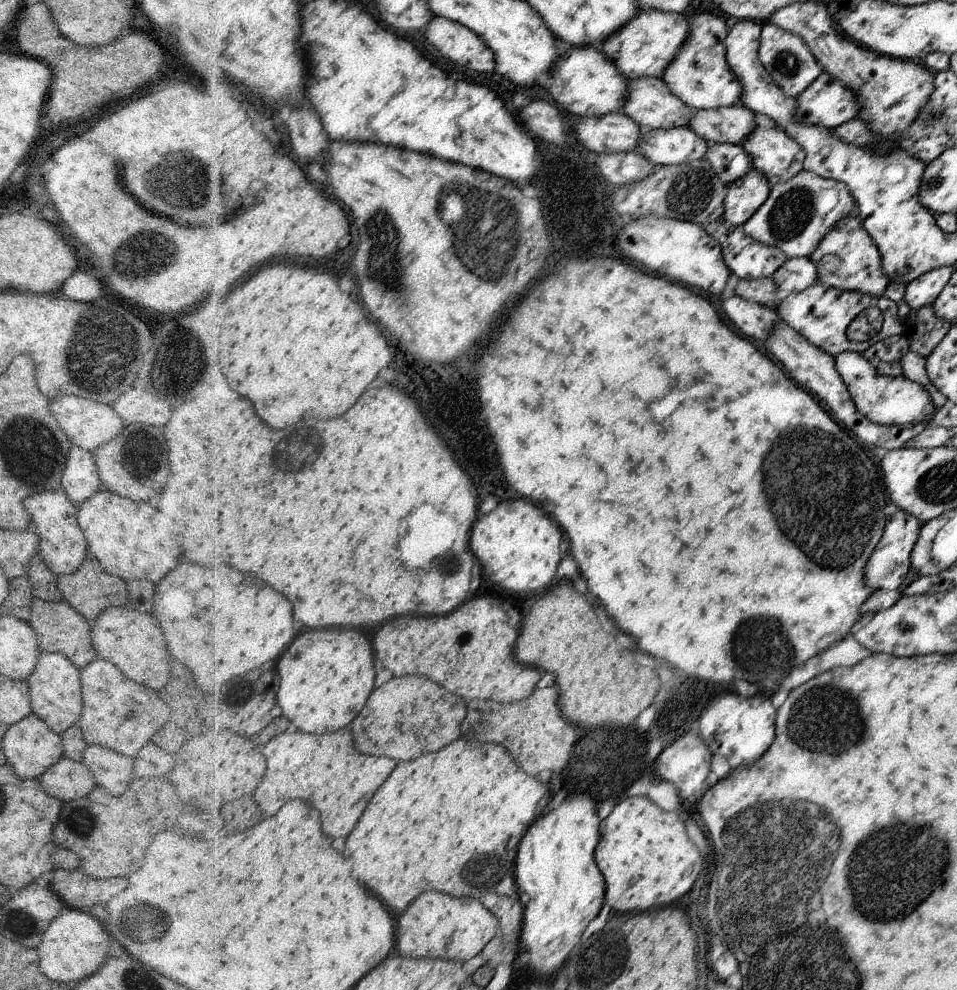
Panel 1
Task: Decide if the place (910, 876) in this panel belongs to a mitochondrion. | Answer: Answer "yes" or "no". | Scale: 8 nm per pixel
yes

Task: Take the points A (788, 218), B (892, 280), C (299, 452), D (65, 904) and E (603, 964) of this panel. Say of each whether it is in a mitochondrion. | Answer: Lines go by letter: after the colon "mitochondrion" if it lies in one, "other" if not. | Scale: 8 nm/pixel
A: mitochondrion
B: other
C: mitochondrion
D: other
E: mitochondrion

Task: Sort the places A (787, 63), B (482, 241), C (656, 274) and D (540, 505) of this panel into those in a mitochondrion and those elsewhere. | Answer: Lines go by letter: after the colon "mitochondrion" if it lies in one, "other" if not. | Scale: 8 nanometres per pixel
A: mitochondrion
B: mitochondrion
C: other
D: other

